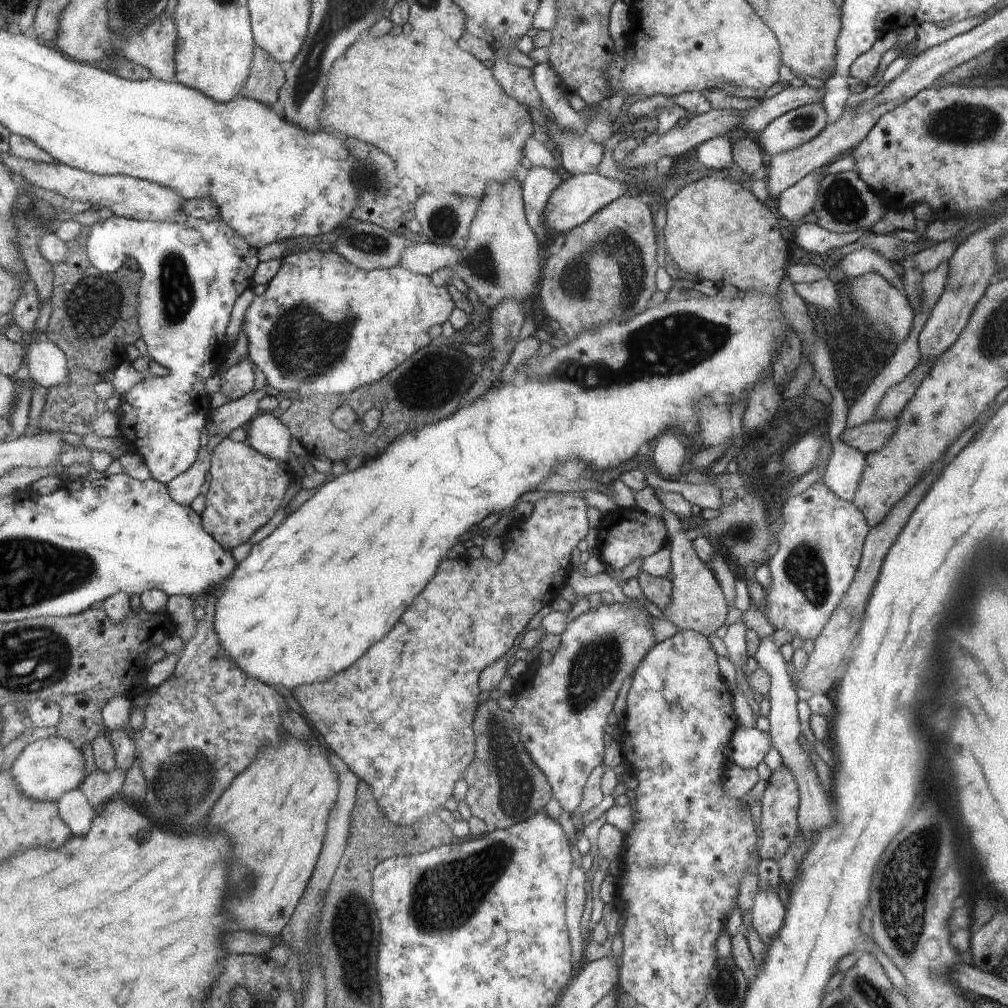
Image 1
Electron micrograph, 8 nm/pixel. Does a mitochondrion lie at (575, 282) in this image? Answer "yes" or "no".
yes

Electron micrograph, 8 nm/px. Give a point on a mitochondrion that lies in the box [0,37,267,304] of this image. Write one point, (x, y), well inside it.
(35, 213)

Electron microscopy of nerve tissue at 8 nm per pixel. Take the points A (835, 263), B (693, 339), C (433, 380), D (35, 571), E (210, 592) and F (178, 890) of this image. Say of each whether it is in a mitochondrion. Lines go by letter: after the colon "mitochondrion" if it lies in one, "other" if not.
A: other
B: mitochondrion
C: mitochondrion
D: mitochondrion
E: other
F: other

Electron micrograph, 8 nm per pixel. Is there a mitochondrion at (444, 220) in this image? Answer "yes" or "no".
yes

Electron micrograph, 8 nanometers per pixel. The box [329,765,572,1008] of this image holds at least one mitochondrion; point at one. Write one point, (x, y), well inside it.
(457, 887)

